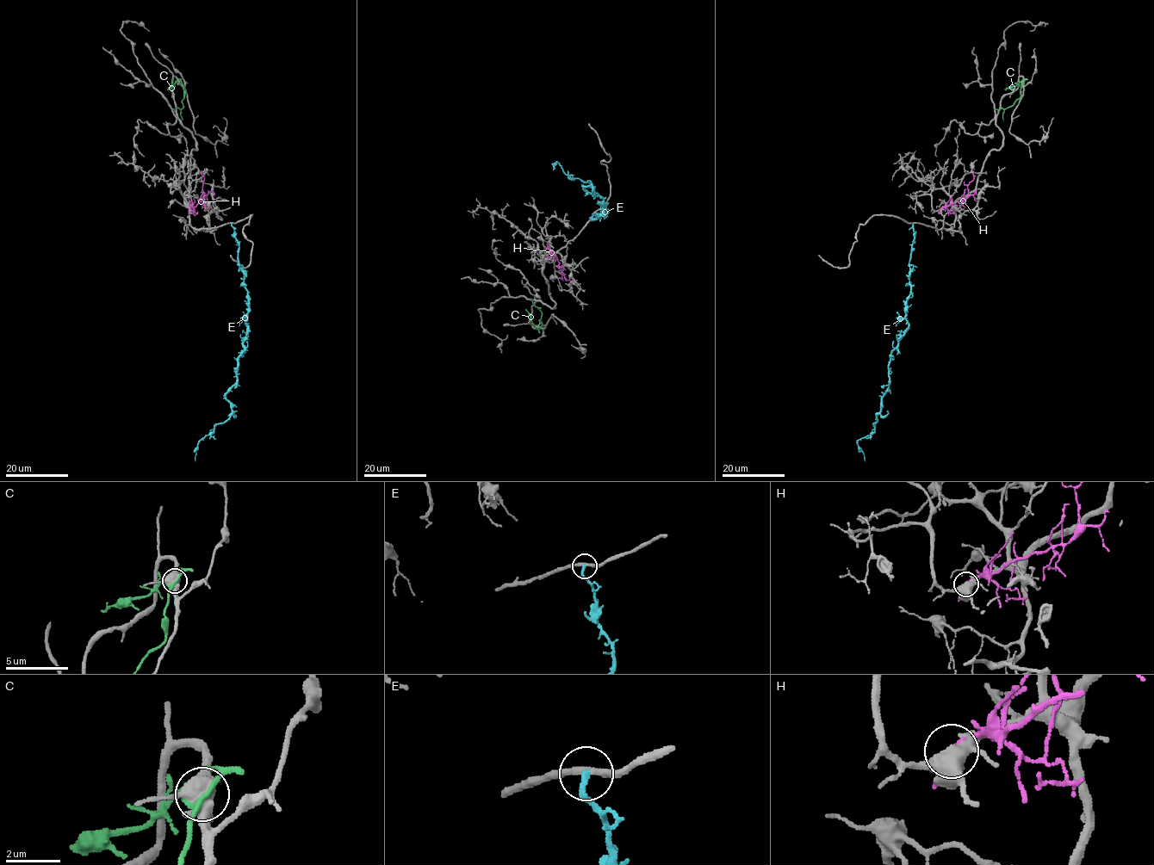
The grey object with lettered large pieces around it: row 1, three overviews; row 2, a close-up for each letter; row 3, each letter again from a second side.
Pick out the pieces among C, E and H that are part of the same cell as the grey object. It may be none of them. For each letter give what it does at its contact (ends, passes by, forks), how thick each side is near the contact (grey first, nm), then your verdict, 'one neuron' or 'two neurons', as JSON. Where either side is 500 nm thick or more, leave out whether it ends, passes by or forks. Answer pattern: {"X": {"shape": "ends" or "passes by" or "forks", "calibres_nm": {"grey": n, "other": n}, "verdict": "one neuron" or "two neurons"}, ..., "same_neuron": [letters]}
{"C": {"shape": "forks", "calibres_nm": {"grey": 480, "other": 160}, "verdict": "two neurons"}, "E": {"shape": "ends", "calibres_nm": {"grey": 260, "other": 240}, "verdict": "two neurons"}, "H": {"shape": "passes by", "calibres_nm": {"grey": 480, "other": 80}, "verdict": "two neurons"}, "same_neuron": []}

